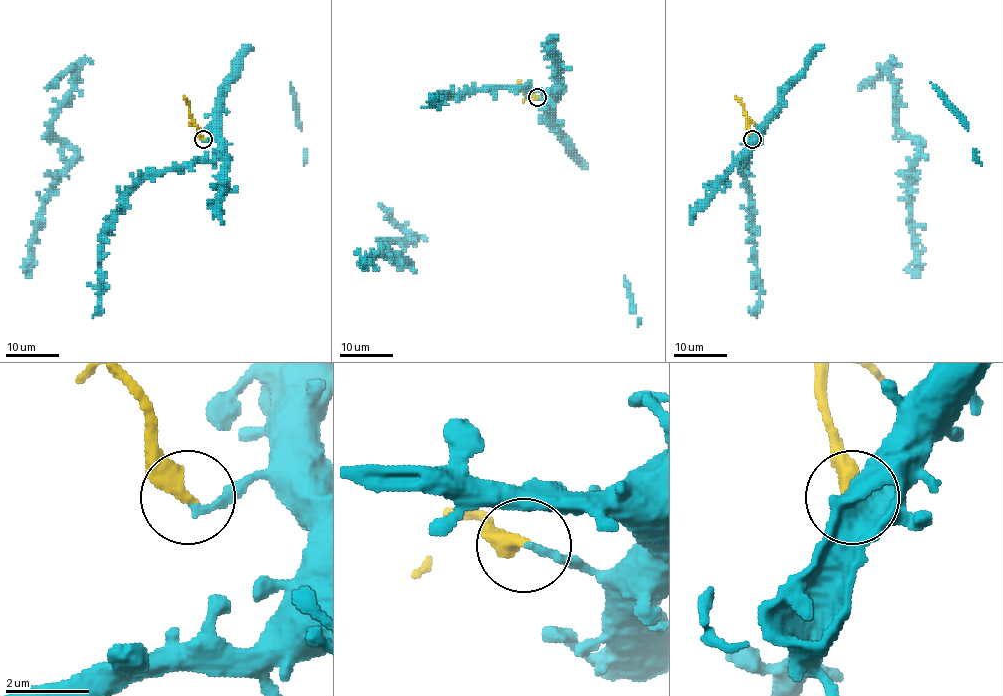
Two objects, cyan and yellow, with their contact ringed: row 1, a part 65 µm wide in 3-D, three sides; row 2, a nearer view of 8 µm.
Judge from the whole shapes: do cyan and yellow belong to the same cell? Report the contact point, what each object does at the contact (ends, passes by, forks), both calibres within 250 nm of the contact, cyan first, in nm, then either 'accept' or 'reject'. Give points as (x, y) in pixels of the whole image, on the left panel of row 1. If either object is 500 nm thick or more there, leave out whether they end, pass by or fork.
place (203, 139); cyan ends; yellow ends; calibres 170 and 440 nm; reject

